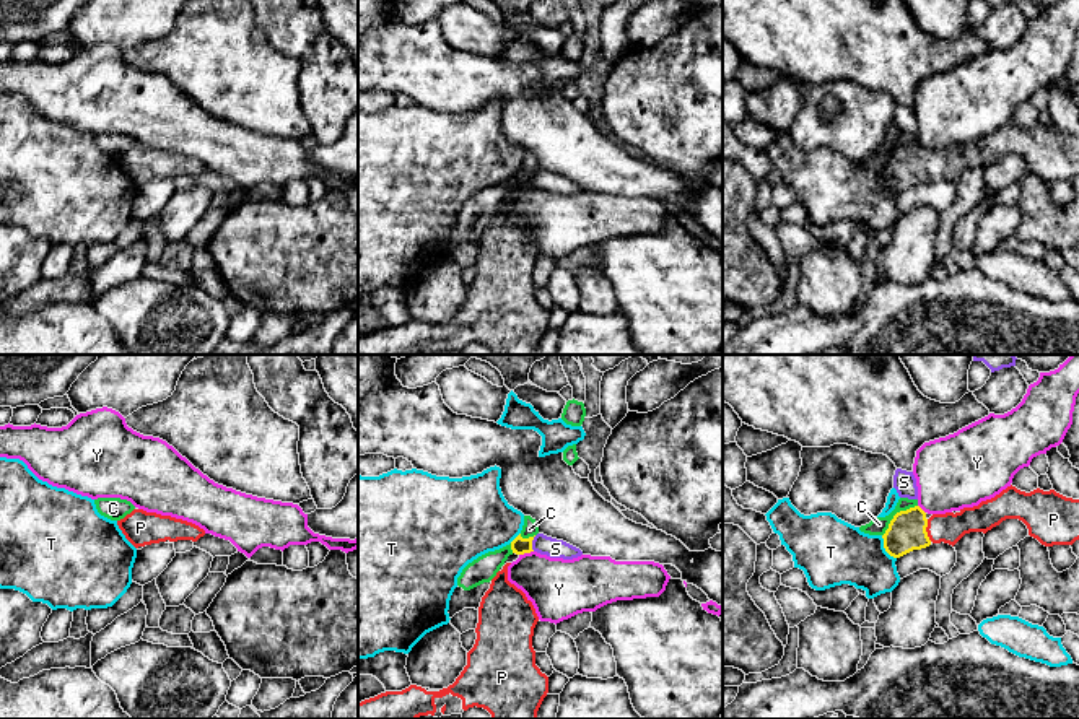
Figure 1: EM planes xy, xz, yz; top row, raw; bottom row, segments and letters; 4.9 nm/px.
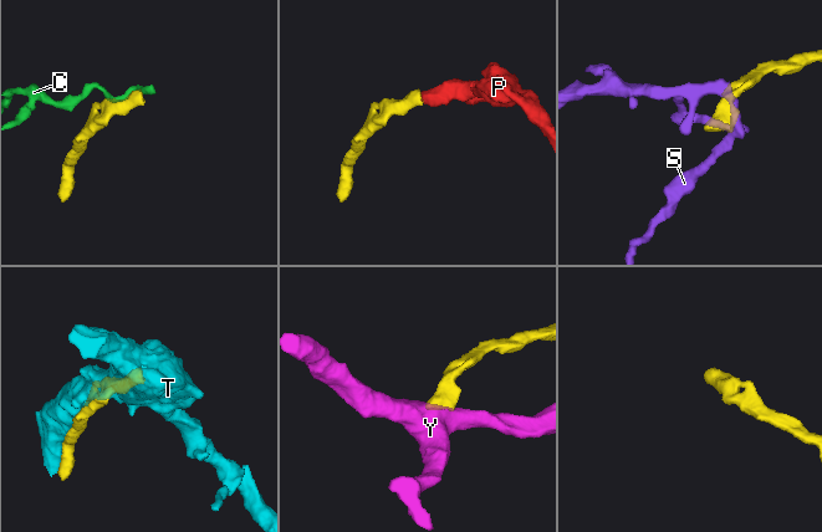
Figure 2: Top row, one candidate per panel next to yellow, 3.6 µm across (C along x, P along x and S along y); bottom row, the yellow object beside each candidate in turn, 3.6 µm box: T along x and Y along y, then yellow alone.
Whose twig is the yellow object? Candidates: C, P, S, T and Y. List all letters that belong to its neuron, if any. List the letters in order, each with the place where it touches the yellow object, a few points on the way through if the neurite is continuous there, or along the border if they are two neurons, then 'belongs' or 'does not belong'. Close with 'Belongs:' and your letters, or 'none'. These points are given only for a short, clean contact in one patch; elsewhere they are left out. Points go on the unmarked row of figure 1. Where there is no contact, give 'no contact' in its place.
C: contact yz (895, 150); does not belong
P: contact yz (925, 166); way yz (907, 166), (925, 166), (949, 163); belongs
S: contact xz (531, 179); border xz (536, 171), (532, 186); does not belong
T: contact yz (884, 183); does not belong
Y: contact xz (526, 187); border xz (532, 186), (519, 191); does not belong
Belongs: P

